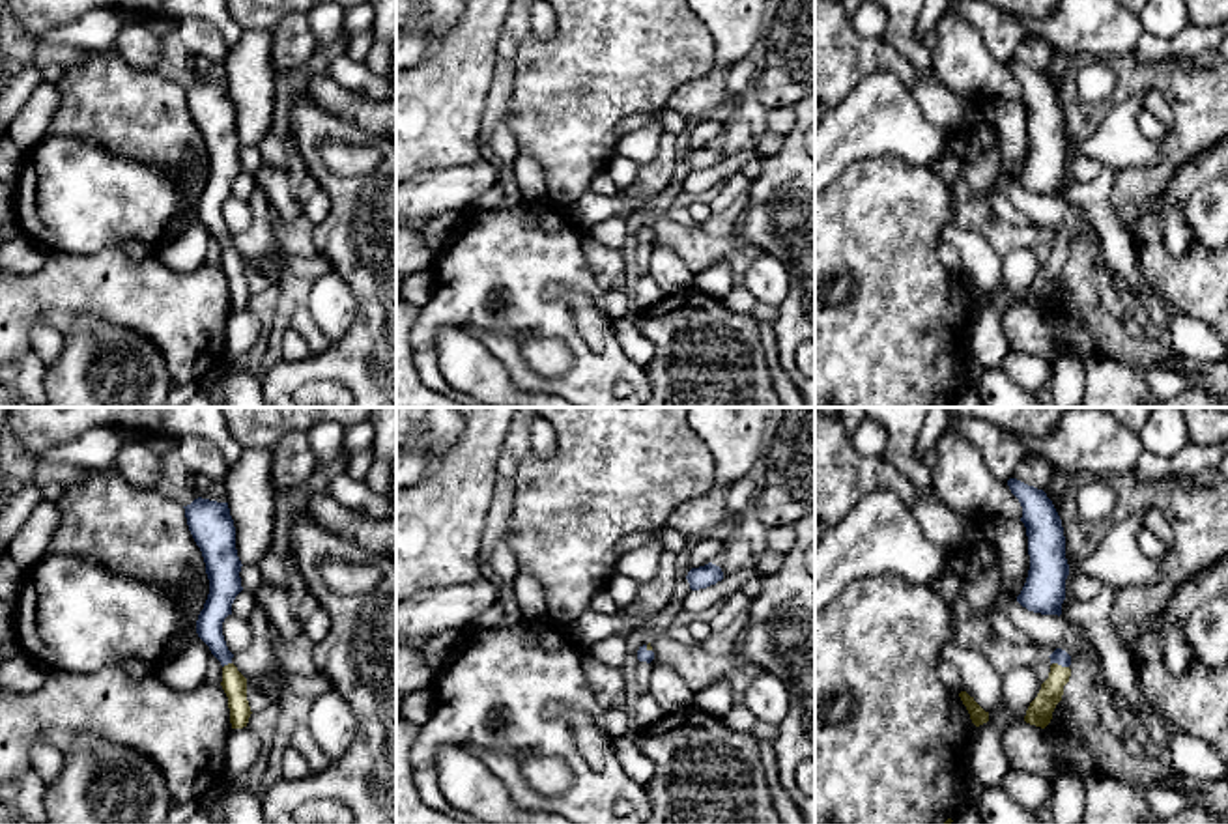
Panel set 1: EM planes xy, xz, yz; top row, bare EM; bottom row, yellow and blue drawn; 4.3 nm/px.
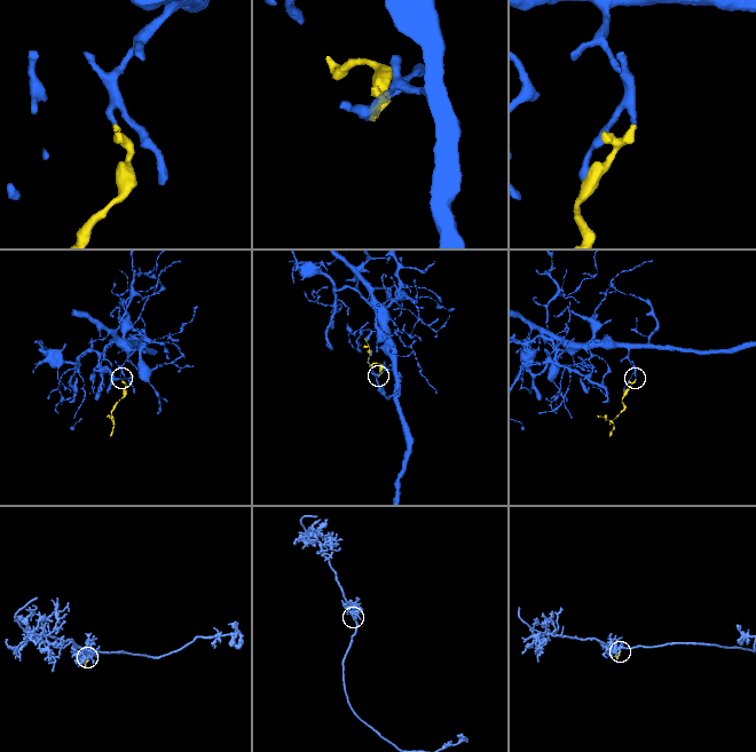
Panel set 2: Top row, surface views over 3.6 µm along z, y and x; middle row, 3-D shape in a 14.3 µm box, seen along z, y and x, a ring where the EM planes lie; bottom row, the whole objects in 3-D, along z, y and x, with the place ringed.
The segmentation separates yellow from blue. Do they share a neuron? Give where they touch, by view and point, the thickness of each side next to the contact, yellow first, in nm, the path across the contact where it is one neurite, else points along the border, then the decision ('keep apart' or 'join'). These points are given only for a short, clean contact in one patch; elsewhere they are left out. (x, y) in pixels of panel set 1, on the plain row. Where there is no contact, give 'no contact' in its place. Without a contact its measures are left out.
yz (1060, 247) | 110/70 nm | across yz (1040, 294), (1060, 247), (1058, 238) | join

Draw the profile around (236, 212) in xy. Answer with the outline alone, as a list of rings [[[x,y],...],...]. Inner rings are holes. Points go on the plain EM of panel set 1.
[[[228,196],[222,204],[222,217],[226,222],[226,228],[232,235],[237,235],[245,232],[250,224],[250,206],[247,200],[241,200],[237,196]]]

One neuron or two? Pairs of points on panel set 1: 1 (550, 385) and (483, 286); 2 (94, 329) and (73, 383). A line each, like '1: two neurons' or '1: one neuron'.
1: one neuron
2: one neuron

